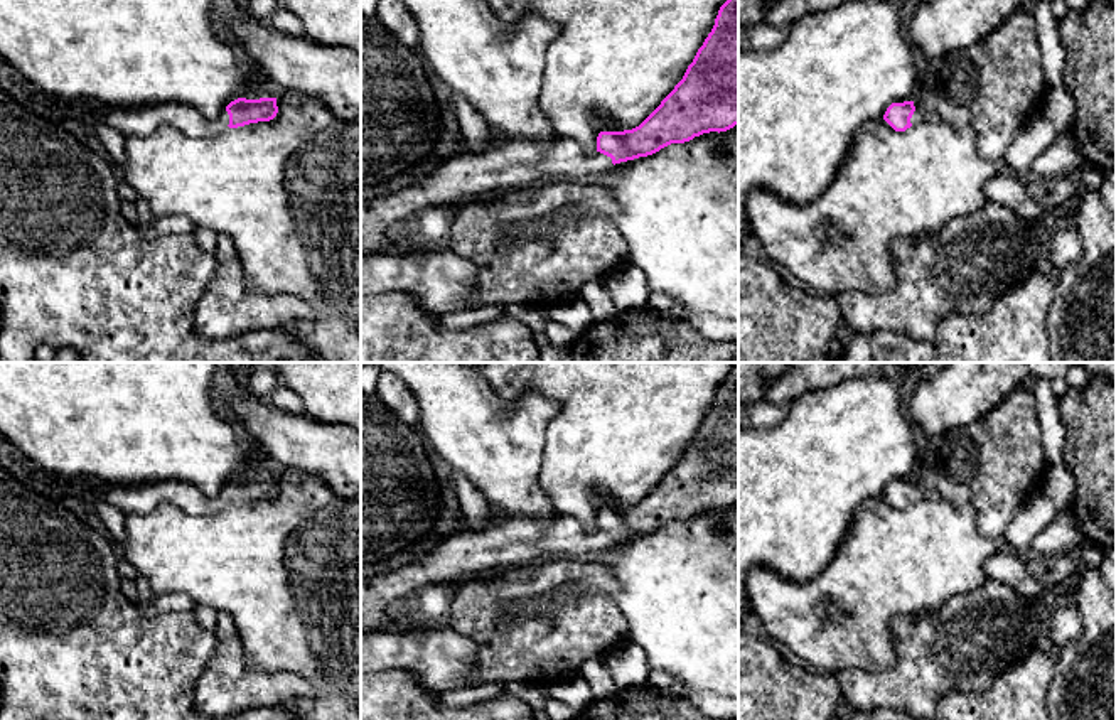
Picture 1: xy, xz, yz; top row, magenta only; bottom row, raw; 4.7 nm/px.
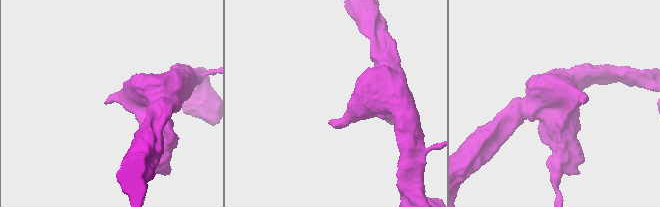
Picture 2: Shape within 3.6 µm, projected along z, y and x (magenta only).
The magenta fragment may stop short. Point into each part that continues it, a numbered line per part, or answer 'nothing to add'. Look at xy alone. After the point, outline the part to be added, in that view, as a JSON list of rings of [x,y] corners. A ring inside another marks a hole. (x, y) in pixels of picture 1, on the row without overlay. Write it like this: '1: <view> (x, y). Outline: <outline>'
1: xy (130, 499). Outline: [[[160,481],[137,486],[101,486],[79,494],[88,502],[110,502],[125,516],[150,513],[157,506],[169,502],[190,514],[209,514],[223,509],[229,502],[224,487],[216,497],[207,497],[202,491],[185,481]]]

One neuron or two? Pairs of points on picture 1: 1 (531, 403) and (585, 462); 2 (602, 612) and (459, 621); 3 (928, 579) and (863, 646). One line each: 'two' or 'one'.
1: two
2: one
3: one

